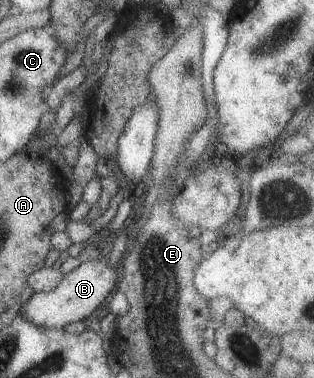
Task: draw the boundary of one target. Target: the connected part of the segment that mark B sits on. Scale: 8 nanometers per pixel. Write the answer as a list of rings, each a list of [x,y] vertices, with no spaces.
[[[104,255],[101,260],[80,263],[76,269],[63,274],[62,280],[55,289],[46,293],[32,293],[23,302],[18,314],[37,327],[55,329],[62,329],[67,323],[89,317],[99,305],[101,306],[107,301],[119,279],[119,268],[108,267],[106,261],[107,256]]]

